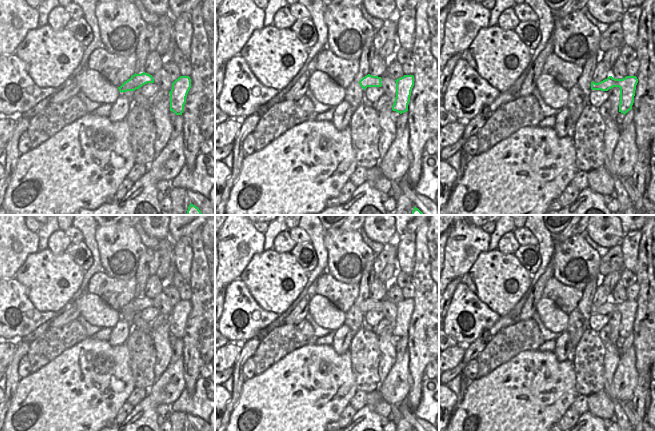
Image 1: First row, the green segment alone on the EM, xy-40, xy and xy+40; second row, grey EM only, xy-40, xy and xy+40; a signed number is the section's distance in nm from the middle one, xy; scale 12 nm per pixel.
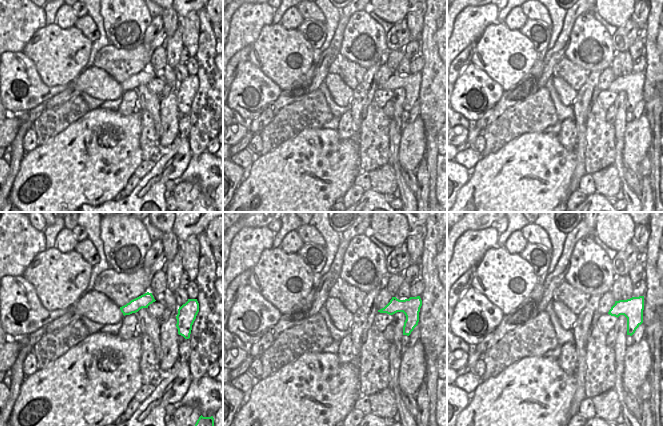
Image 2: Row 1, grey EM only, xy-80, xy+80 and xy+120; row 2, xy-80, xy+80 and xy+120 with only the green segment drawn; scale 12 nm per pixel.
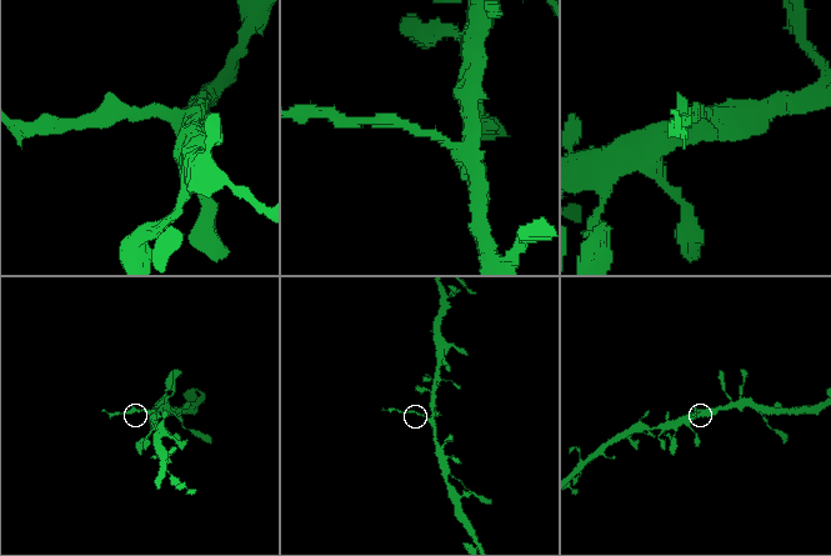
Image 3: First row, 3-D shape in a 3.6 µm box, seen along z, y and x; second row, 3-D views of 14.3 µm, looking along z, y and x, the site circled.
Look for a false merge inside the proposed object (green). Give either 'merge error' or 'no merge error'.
merge error

